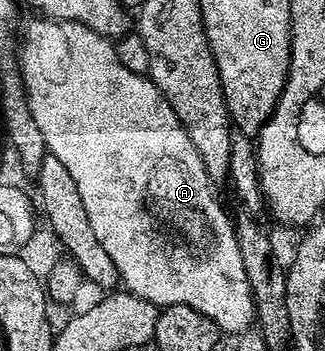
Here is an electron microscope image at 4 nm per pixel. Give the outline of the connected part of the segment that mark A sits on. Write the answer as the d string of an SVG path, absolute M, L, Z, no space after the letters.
M33 17L25 27L25 32L19 35L19 70L21 84L25 86L25 100L29 103L31 117L35 117L35 125L39 125L39 133L43 133L43 141L48 154L59 157L60 163L67 168L67 173L75 177L75 189L79 189L79 201L83 201L83 209L87 213L87 221L91 221L91 229L95 233L95 241L103 245L107 257L115 261L117 278L123 284L124 290L133 295L143 297L156 303L158 308L171 305L191 305L191 309L199 309L211 321L215 321L218 332L237 335L240 331L252 328L255 323L253 309L253 294L247 281L247 269L243 269L243 253L239 253L239 241L235 230L234 220L229 219L227 212L217 201L214 184L209 182L207 169L203 169L203 160L199 157L195 145L191 145L191 137L179 125L179 117L175 117L175 109L167 105L163 93L153 83L153 80L131 73L120 63L117 48L104 35L87 29L87 25L62 19L46 19Z

